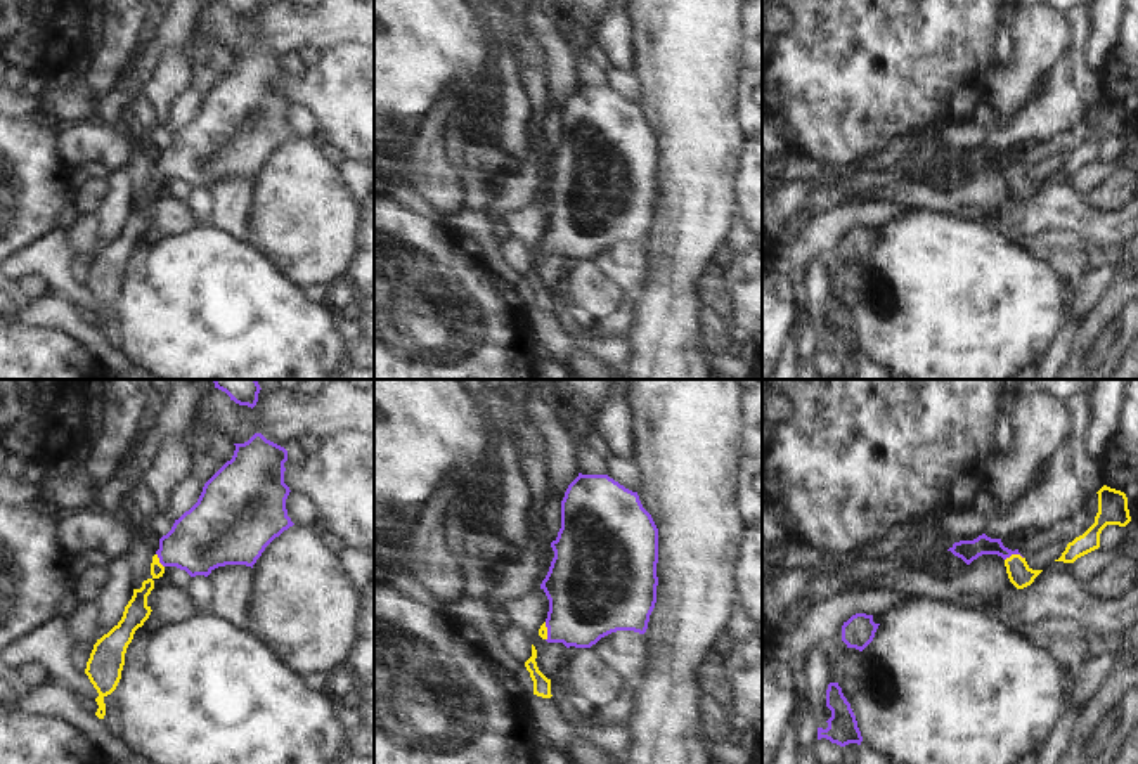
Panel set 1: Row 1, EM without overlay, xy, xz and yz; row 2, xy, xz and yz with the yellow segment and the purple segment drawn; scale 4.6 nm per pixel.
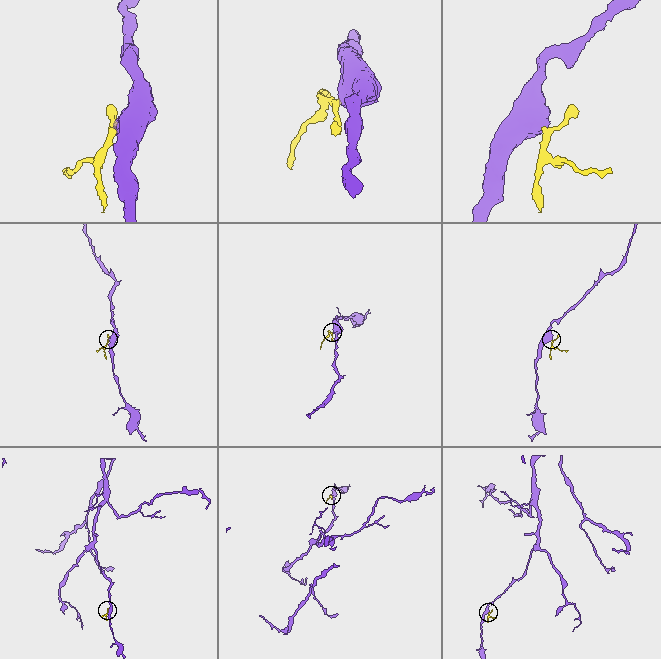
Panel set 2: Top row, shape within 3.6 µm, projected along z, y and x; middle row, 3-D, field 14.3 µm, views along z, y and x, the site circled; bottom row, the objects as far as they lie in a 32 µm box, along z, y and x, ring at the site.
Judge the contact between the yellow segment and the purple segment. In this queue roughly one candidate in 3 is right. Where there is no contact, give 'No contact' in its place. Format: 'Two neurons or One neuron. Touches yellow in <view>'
One neuron. Touches yellow in yz

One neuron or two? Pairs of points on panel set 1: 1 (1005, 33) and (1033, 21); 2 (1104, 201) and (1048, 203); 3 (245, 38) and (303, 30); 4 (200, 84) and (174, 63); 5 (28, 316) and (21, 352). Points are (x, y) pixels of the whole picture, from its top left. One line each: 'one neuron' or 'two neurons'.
1: two neurons
2: two neurons
3: one neuron
4: two neurons
5: two neurons

